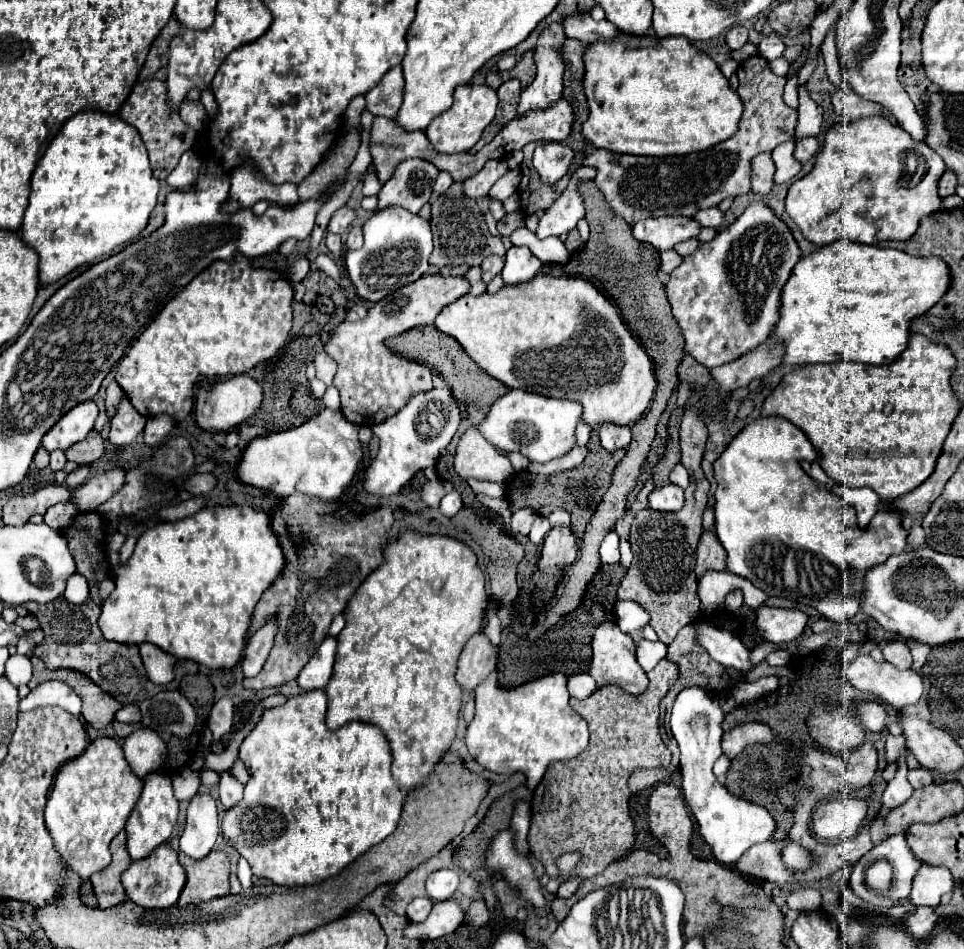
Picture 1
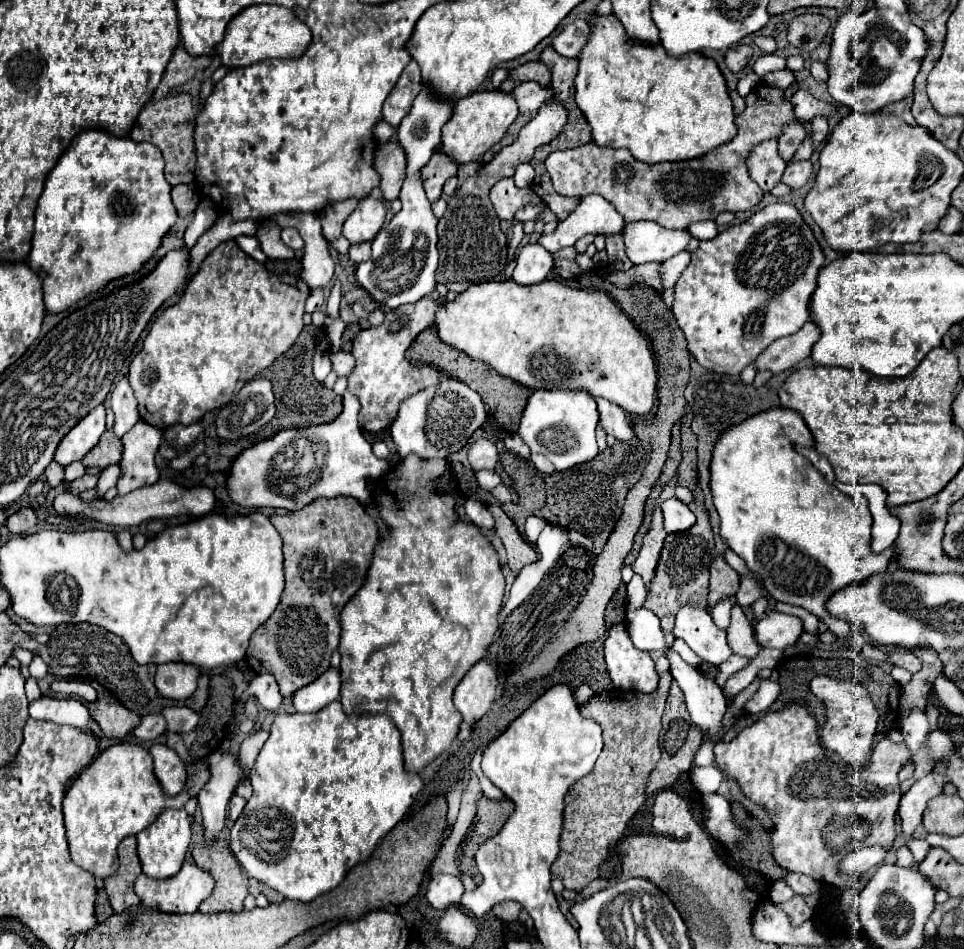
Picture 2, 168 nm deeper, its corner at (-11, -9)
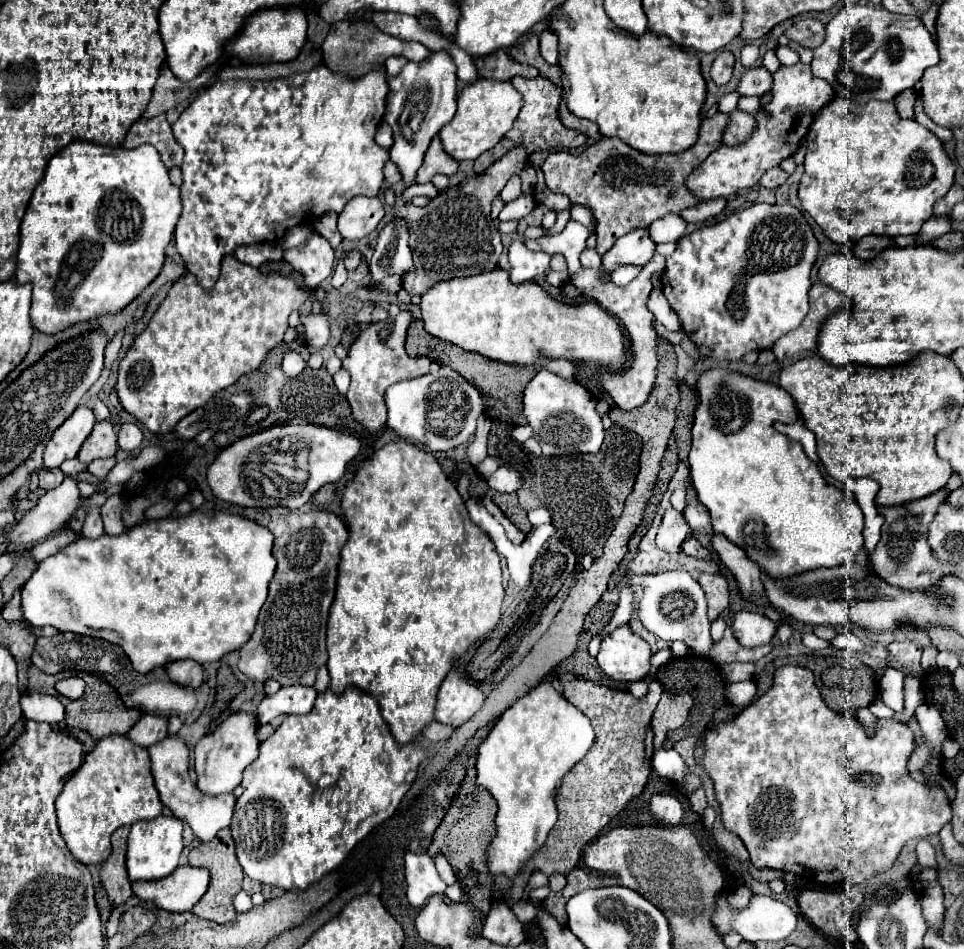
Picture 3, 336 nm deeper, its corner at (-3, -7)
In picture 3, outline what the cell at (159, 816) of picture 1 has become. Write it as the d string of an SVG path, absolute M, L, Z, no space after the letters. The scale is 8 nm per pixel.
M160 815L152 821L134 823L130 837L128 837L128 855L126 855L130 881L168 877L178 867L182 847L184 847L182 845L182 823L176 817Z

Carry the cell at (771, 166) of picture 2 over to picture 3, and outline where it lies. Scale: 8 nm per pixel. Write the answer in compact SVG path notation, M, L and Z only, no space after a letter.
M736 109L730 115L732 115L732 123L724 131L724 145L736 147L736 145L742 145L744 141L748 141L752 137L752 133L756 131L756 119L752 115L740 111L740 109Z

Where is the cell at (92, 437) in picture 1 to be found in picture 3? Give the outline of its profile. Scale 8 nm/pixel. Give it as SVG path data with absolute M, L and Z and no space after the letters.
M100 421L94 425L92 433L88 435L88 439L84 441L78 459L88 465L94 459L106 459L106 457L114 457L118 451L118 443L116 443L116 431L112 427L110 421Z

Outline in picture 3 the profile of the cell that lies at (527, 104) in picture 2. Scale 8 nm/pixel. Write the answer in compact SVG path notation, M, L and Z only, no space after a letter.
M514 77L510 81L514 85L514 89L518 89L518 93L524 97L524 105L520 115L514 121L514 127L502 137L502 141L492 147L490 151L484 151L476 161L474 161L474 171L486 171L488 165L492 165L494 161L498 161L506 151L510 151L514 145L524 145L528 153L538 151L538 149L576 149L580 145L584 145L586 137L574 129L568 129L560 123L558 119L558 103L562 97L562 91L556 89L556 85L552 85L546 77L536 77L536 79L524 79L524 77Z

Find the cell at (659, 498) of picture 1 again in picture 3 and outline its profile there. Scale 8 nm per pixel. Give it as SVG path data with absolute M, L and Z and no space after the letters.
M666 509L658 535L656 535L656 543L660 549L670 551L670 553L678 553L680 545L684 543L684 539L690 535L690 527L686 525L686 519L680 511L676 509Z

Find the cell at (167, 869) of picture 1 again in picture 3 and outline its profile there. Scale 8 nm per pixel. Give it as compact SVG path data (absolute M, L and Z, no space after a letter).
M178 867L168 877L156 881L134 881L132 891L146 903L154 903L158 909L184 913L200 901L208 887L208 869L202 867Z

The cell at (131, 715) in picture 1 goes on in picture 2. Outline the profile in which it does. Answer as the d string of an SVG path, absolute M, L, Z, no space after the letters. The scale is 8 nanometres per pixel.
M158 713L142 717L142 723L134 729L134 737L142 741L156 741L164 735L166 731L166 719Z

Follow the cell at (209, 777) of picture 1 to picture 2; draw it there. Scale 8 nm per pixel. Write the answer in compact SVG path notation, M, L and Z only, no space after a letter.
M116 743L112 747L108 747L106 751L102 751L92 765L88 765L72 783L72 787L66 791L64 797L64 823L66 823L66 837L70 843L70 853L72 853L72 861L76 865L80 865L82 869L90 871L94 877L110 877L116 871L116 847L118 843L128 837L128 835L136 835L142 829L146 829L148 825L152 825L156 821L156 817L164 811L164 809L182 809L184 803L188 801L188 793L182 791L176 797L164 797L162 795L162 787L154 775L154 767L152 767L152 755L148 753L148 749L136 745L136 743Z

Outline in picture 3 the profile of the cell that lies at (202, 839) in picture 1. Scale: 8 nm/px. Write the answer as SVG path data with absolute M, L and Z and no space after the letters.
M248 713L230 715L214 733L202 737L196 745L194 769L198 775L198 789L204 795L232 793L242 781L242 771L258 757L258 745L256 719Z

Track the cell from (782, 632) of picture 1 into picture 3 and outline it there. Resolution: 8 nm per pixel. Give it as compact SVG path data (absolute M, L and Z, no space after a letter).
M740 611L732 617L732 631L736 639L740 641L740 645L750 649L768 645L774 639L778 627L780 623L756 611Z

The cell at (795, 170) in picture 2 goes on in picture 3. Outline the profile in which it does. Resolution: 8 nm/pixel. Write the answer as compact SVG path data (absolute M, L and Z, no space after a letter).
M772 167L772 169L768 169L768 171L762 175L762 179L760 179L760 187L776 189L776 187L780 187L782 183L786 183L788 177L790 177L790 175L788 175L786 171L782 171L780 167Z

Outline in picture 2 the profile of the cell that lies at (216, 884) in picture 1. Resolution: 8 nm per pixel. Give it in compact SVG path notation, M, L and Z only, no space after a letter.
M214 839L214 843L210 845L204 845L204 843L198 843L194 849L192 849L192 857L194 857L194 863L208 871L214 879L216 879L216 887L214 887L214 893L200 903L198 911L200 913L222 913L222 911L228 911L228 913L240 913L244 907L242 907L242 901L244 897L248 895L248 877L246 873L242 871L240 863L236 863L236 857L234 853L230 851L228 843L224 839Z

